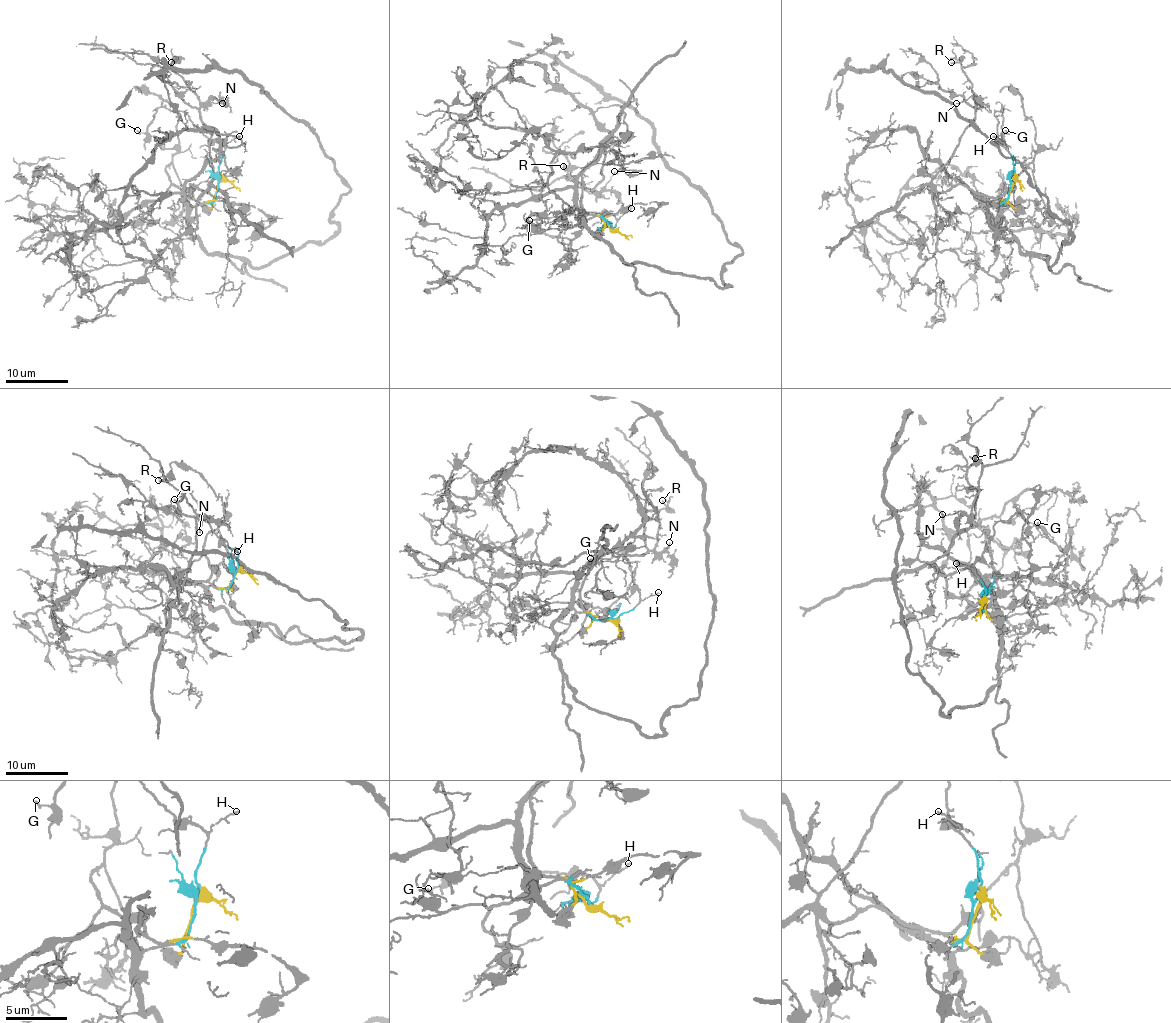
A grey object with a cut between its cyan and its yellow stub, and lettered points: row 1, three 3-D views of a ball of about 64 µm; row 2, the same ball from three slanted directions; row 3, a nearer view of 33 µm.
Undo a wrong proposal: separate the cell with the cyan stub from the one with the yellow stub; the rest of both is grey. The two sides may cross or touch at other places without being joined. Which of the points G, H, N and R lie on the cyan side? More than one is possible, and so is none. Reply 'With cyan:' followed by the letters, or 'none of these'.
With cyan: G, H

